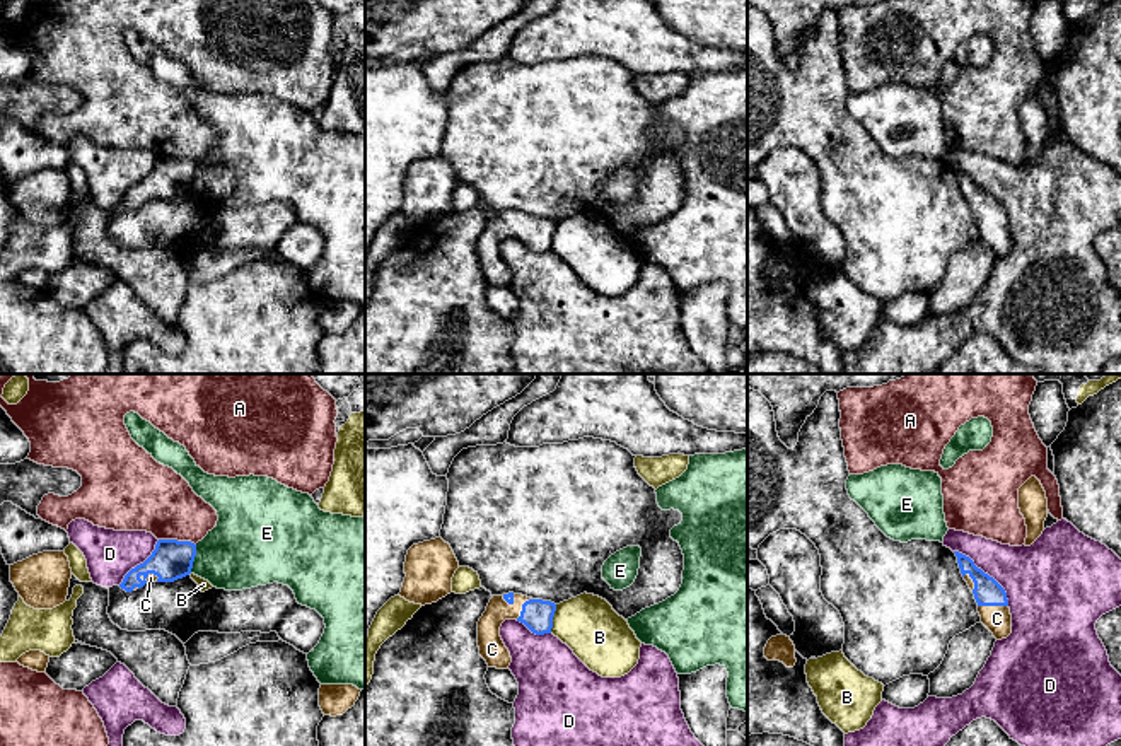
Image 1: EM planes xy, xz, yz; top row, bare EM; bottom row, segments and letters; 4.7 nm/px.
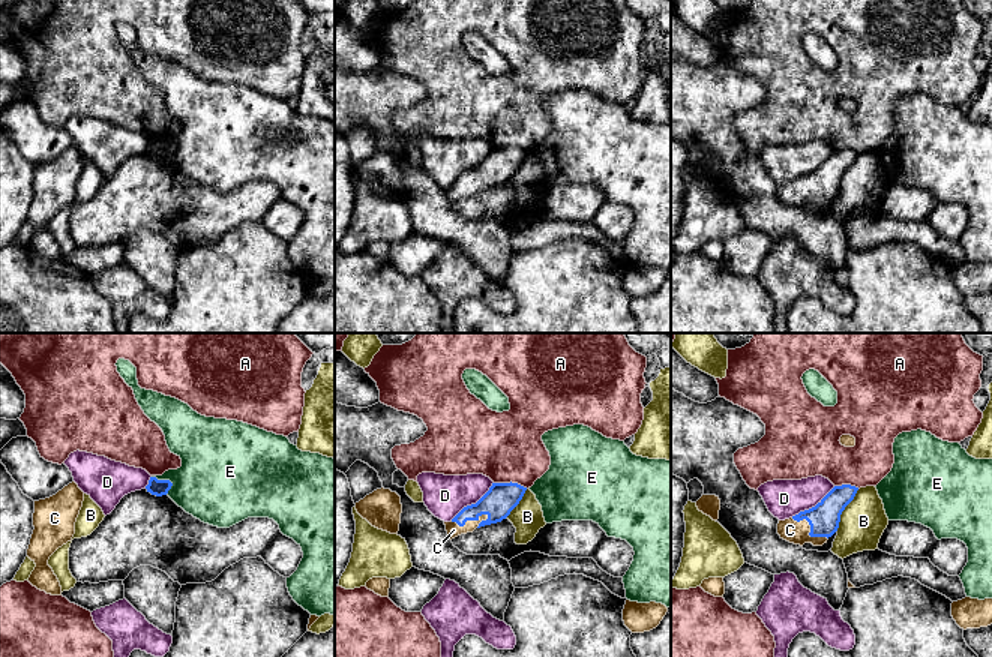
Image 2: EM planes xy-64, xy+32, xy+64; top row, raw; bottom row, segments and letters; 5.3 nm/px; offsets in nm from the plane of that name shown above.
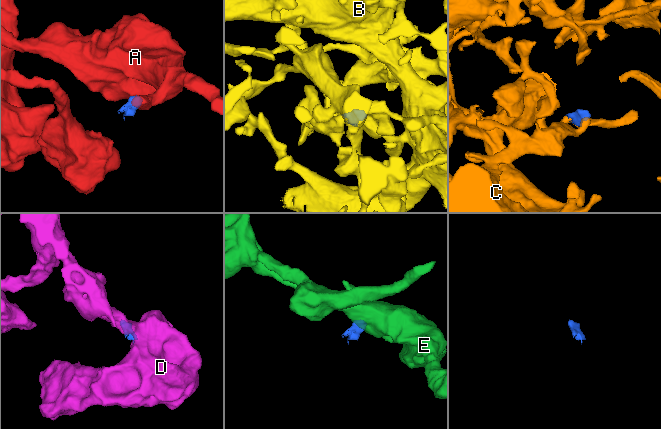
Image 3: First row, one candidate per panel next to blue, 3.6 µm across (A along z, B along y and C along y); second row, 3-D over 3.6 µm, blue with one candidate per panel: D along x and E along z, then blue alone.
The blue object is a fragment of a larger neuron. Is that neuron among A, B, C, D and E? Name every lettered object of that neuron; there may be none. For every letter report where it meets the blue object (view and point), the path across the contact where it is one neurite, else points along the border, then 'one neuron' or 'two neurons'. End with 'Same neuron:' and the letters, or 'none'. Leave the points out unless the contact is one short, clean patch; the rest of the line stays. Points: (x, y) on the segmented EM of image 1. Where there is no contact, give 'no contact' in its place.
A: meets blue in xy at (176, 540); border along xy (159, 538), (190, 540), (195, 545); two neurons
B: meets blue in xz at (551, 618); border along xz (557, 605), (550, 632); two neurons
C: meets blue in yz at (993, 605); runs through yz (987, 591), (993, 605), (997, 618); one neuron
D: meets blue in yz at (987, 574); two neurons
E: meets blue in xy at (193, 559); border along xy (197, 545), (190, 572); two neurons
Same neuron: C

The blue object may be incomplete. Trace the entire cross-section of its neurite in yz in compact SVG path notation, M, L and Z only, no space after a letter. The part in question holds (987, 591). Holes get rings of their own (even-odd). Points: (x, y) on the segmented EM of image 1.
M954 551L964 580L967 582L978 603L981 623L993 633L996 640L1012 633L1012 615L1005 589L988 574L974 565L974 562Z

